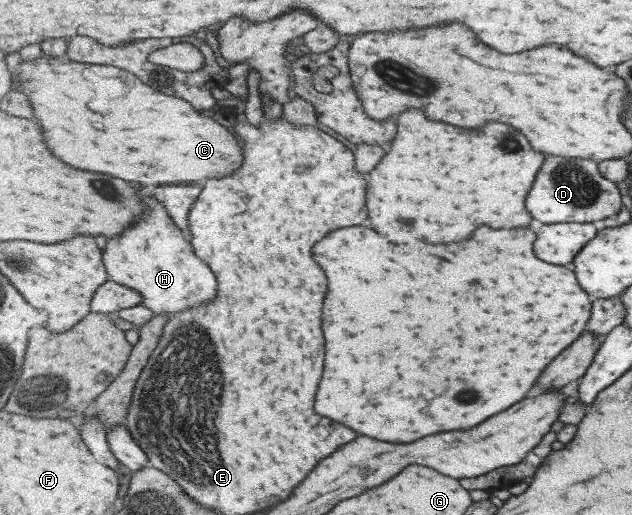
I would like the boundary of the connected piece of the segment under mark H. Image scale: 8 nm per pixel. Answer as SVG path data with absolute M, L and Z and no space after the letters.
M146 196L146 202L150 204L148 216L138 218L138 222L126 230L126 236L110 240L104 250L110 279L138 290L144 296L144 306L155 315L168 314L170 318L212 302L218 294L214 272L194 254L188 235L172 220L170 212L152 196Z

